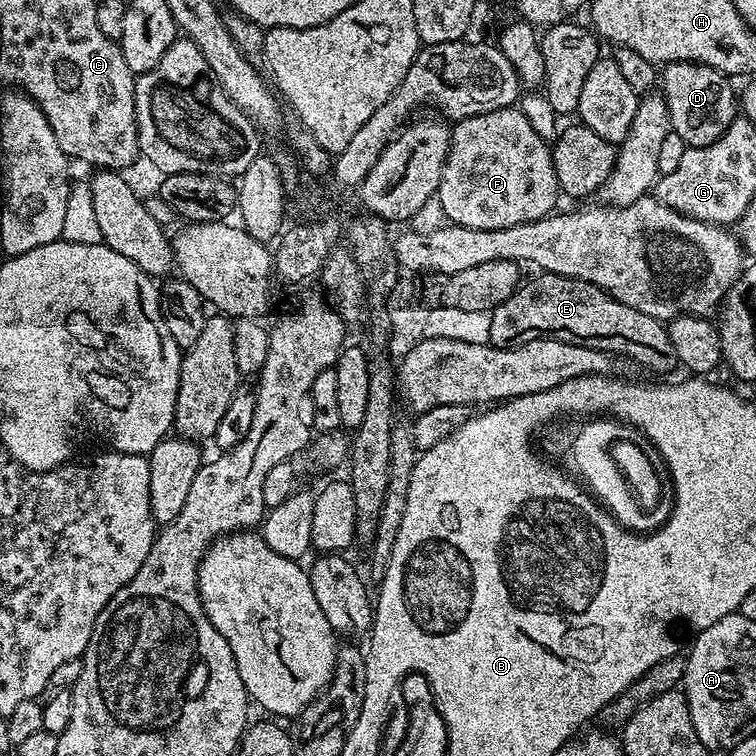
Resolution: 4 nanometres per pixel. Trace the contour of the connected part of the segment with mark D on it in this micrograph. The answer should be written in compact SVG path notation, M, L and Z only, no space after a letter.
M680 60L667 65L662 72L662 95L668 107L668 123L671 131L677 132L689 148L701 148L719 140L728 131L738 116L738 100L728 89L729 81L723 72L705 64Z

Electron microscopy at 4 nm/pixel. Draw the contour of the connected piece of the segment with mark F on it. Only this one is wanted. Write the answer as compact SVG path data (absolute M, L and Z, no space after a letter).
M519 107L490 110L490 114L478 114L455 121L452 145L435 195L435 199L440 200L445 221L474 230L502 230L553 215L557 207L556 199L561 199L561 196L549 141L542 139L538 130L530 126L526 114Z

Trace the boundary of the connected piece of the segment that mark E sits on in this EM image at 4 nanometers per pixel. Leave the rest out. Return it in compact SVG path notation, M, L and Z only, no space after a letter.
M553 272L536 274L533 280L525 284L523 281L506 302L492 309L491 317L489 341L493 348L510 348L544 337L611 352L616 358L625 356L652 372L672 372L681 367L665 321L650 318L650 314L618 302L598 286L569 276Z

